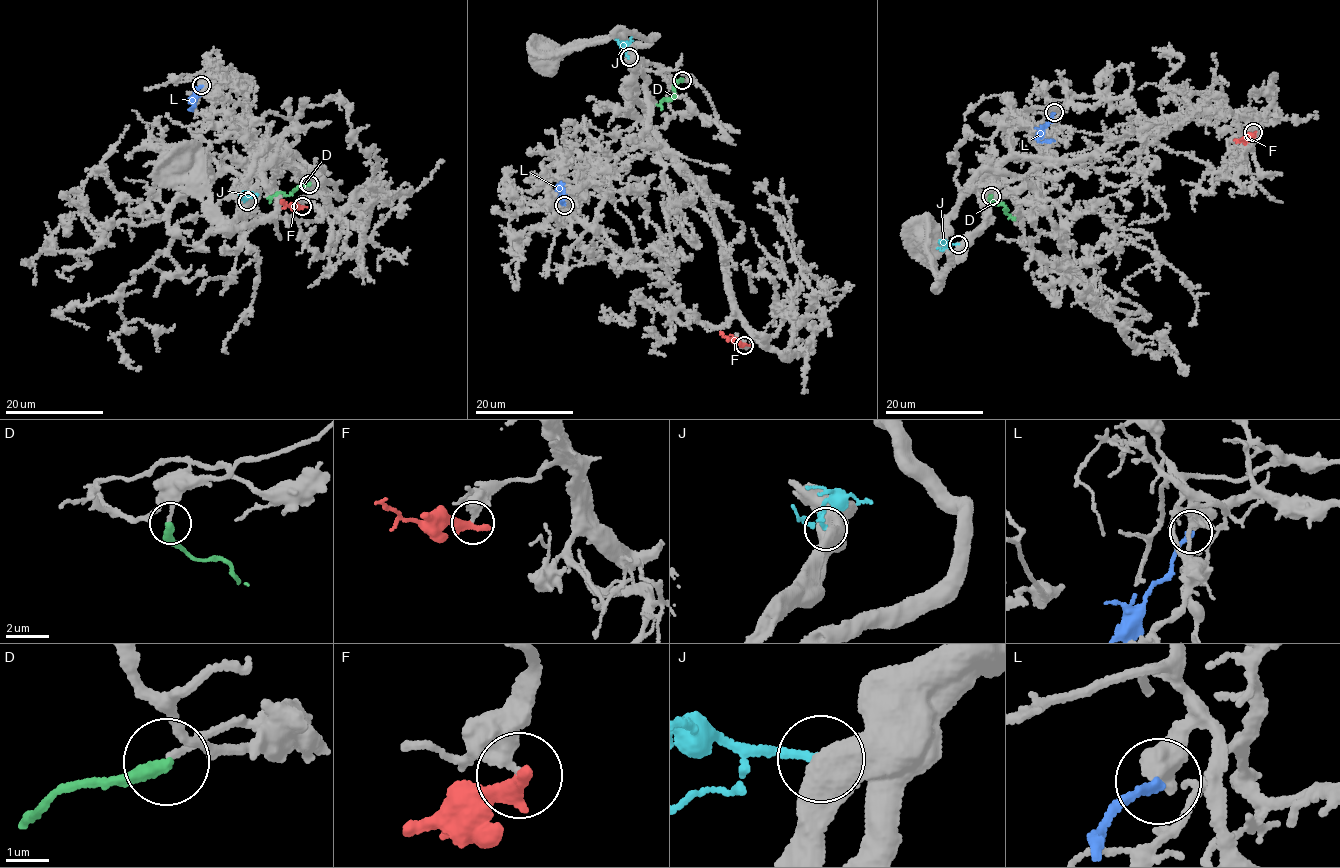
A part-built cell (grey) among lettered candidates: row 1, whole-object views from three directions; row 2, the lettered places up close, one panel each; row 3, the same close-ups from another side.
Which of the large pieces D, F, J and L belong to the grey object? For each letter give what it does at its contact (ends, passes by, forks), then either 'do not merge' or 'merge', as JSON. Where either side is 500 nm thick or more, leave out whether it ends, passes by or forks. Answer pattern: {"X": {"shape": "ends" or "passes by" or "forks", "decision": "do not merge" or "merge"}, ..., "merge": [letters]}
{"D": {"shape": "ends", "decision": "do not merge"}, "F": {"shape": "ends", "decision": "do not merge"}, "J": {"decision": "do not merge"}, "L": {"shape": "ends", "decision": "do not merge"}, "merge": []}

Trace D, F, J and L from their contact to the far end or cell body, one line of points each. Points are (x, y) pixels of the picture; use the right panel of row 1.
D: (991, 196), (995, 203), (1004, 205), (1015, 219)
F: (1253, 132), (1235, 142)
J: (958, 244), (939, 242)
L: (1054, 113), (1036, 140), (1054, 140)

